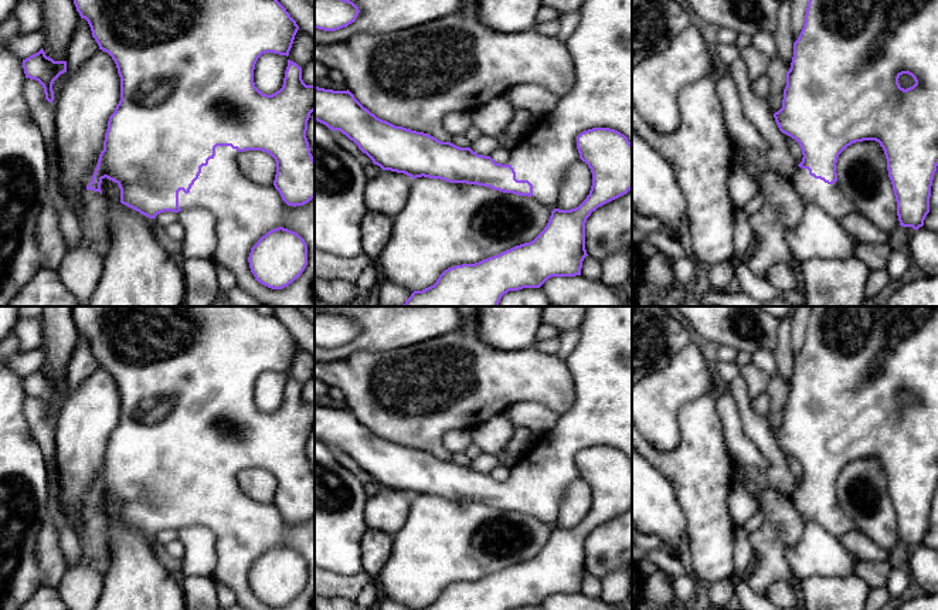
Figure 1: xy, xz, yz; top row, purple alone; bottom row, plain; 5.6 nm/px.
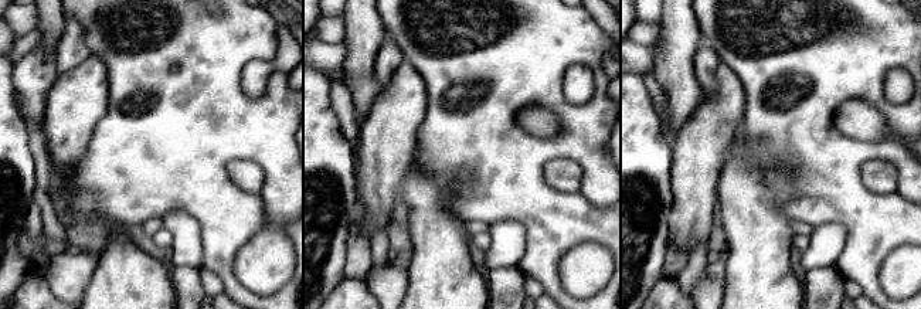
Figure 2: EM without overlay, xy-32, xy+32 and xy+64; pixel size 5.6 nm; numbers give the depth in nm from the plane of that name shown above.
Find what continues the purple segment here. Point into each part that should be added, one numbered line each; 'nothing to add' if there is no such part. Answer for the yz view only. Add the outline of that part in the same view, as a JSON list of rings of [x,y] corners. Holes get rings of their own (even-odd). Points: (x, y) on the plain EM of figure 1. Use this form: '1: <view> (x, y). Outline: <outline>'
1: yz (829, 515). Outline: [[[798,482],[789,499],[803,522],[815,522],[837,538],[857,531],[854,522],[843,512],[837,499],[827,502],[820,497],[815,497],[808,487],[802,487]]]

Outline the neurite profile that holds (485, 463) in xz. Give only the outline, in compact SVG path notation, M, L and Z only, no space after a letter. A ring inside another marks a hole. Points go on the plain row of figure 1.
M480 453L476 458L472 458L469 465L478 472L490 474L497 465L500 465L500 458L499 455Z

